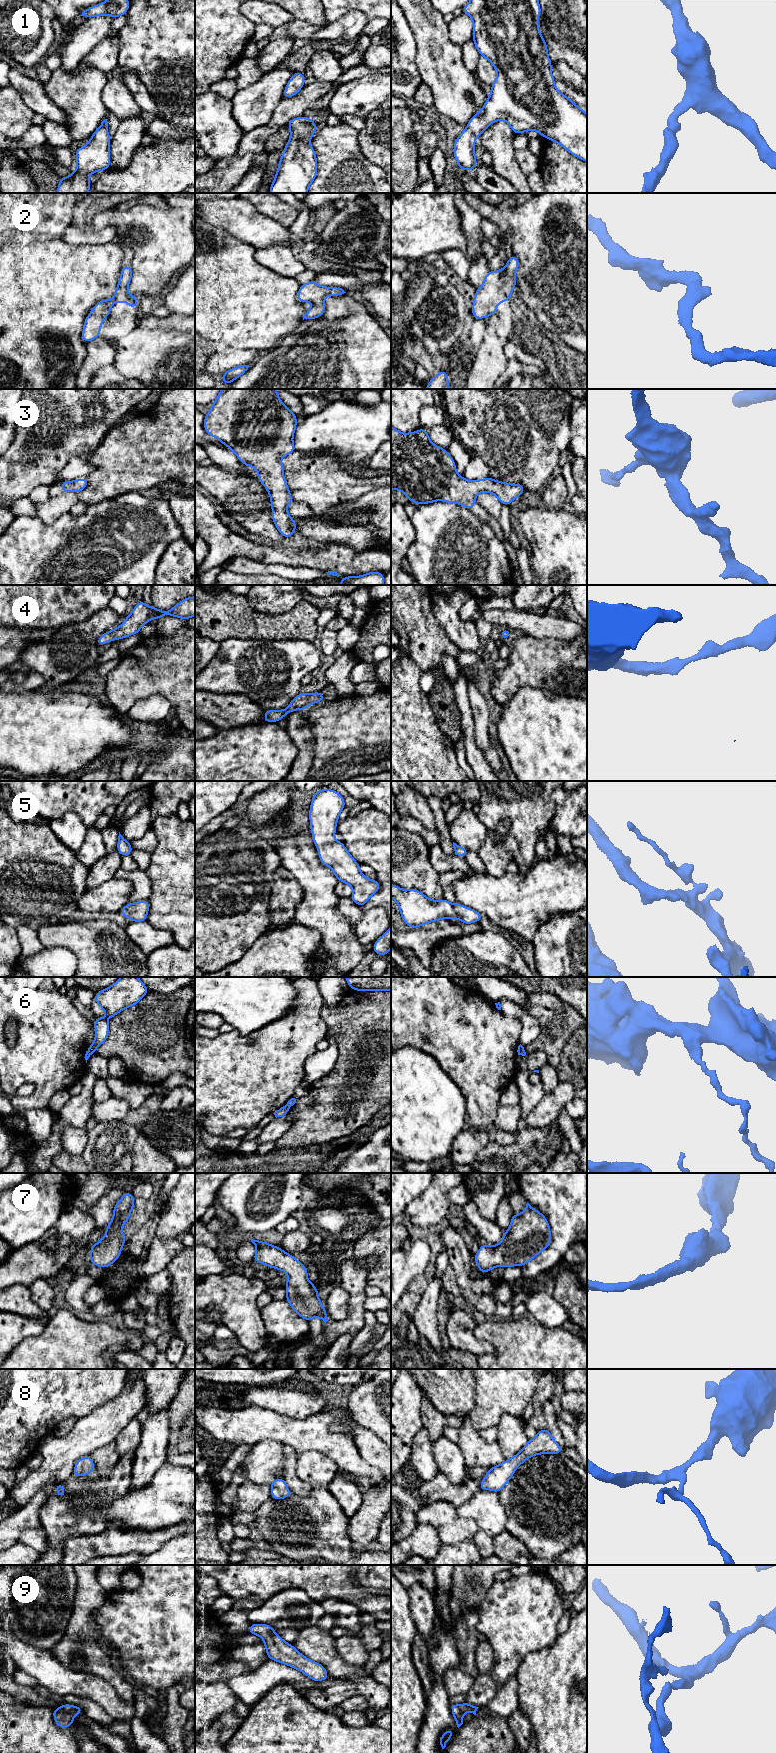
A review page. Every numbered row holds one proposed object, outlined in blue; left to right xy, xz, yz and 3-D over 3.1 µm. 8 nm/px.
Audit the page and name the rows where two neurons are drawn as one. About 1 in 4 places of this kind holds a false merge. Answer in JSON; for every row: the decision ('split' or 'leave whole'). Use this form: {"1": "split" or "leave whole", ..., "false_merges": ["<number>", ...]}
{"1": "leave whole", "2": "leave whole", "3": "leave whole", "4": "leave whole", "5": "leave whole", "6": "split", "7": "leave whole", "8": "leave whole", "9": "leave whole", "false_merges": ["6"]}

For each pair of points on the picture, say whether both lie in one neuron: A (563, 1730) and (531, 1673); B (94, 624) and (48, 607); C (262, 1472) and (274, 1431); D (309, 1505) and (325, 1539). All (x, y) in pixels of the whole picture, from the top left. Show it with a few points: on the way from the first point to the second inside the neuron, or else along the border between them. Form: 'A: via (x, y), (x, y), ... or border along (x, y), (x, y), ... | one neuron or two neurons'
A: via (563, 1716), (563, 1705), (545, 1687) | one neuron
B: border along (105, 607), (84, 620), (68, 622), (62, 626) | two neurons
C: border along (251, 1445), (266, 1440), (278, 1441), (285, 1445) | two neurons
D: via (309, 1513), (313, 1524), (320, 1531) | one neuron

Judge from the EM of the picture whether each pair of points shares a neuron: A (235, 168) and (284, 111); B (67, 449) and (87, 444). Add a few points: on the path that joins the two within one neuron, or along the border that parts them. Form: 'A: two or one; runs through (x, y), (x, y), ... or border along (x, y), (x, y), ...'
A: one; runs through (246, 154), (274, 125)
B: one; runs through (72, 444), (82, 444)

